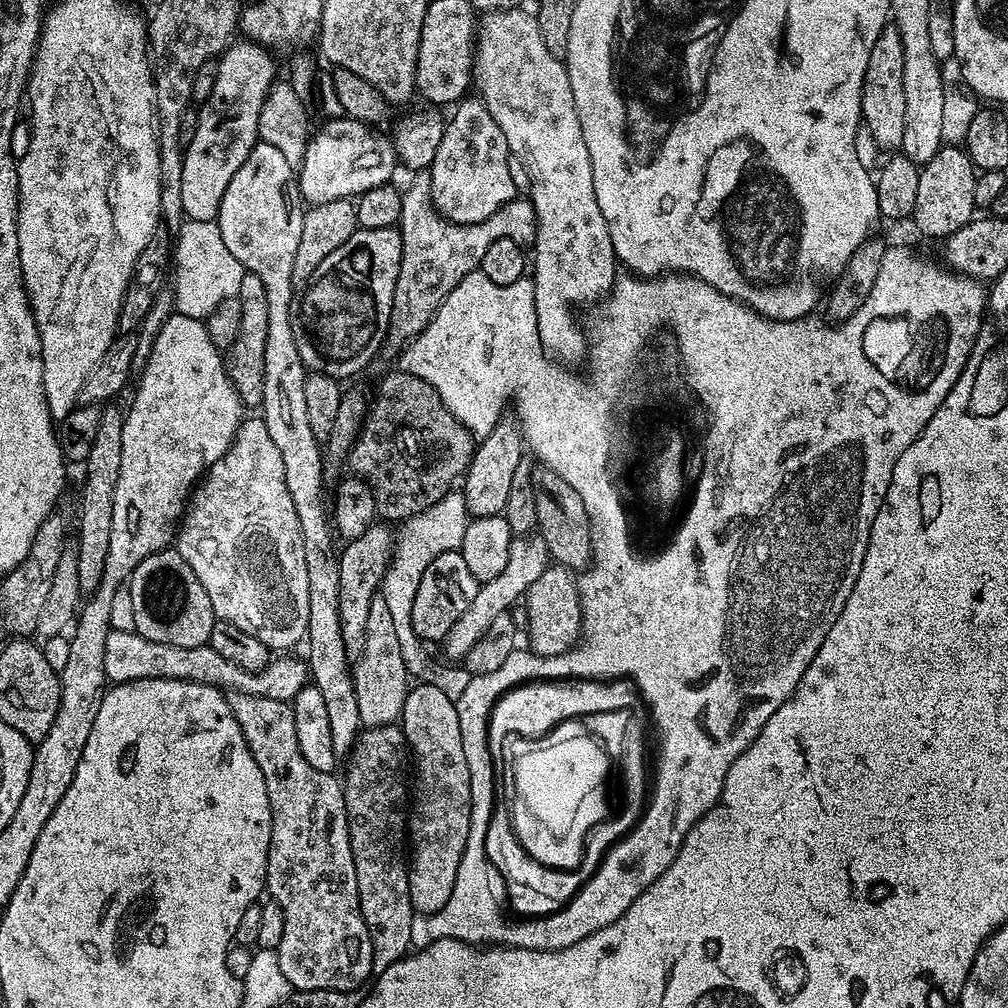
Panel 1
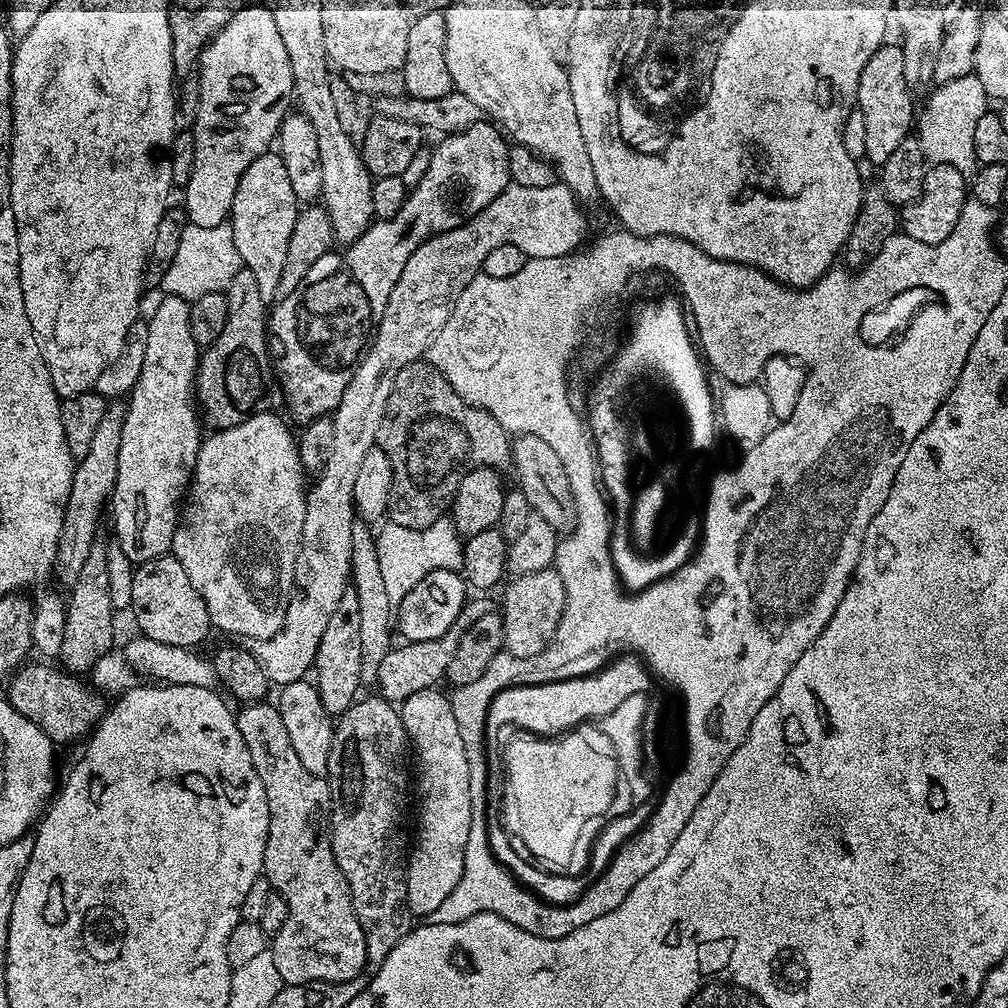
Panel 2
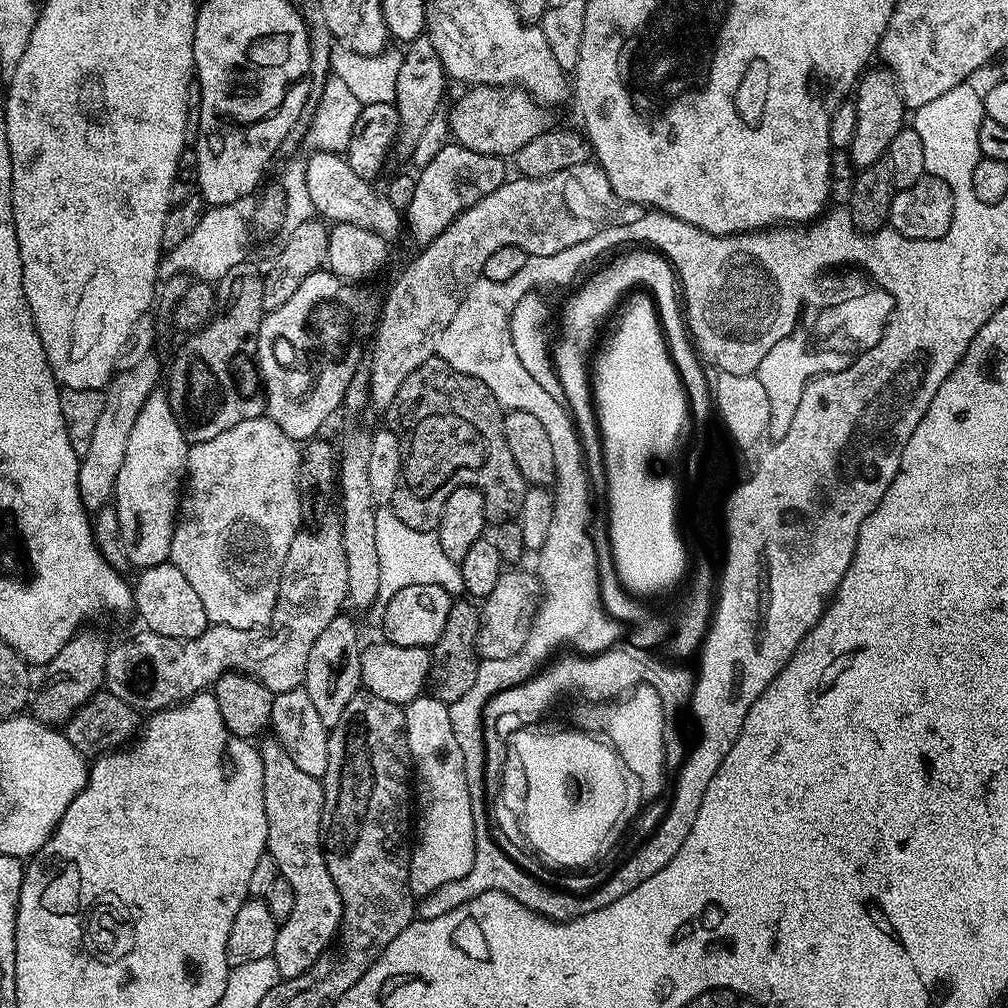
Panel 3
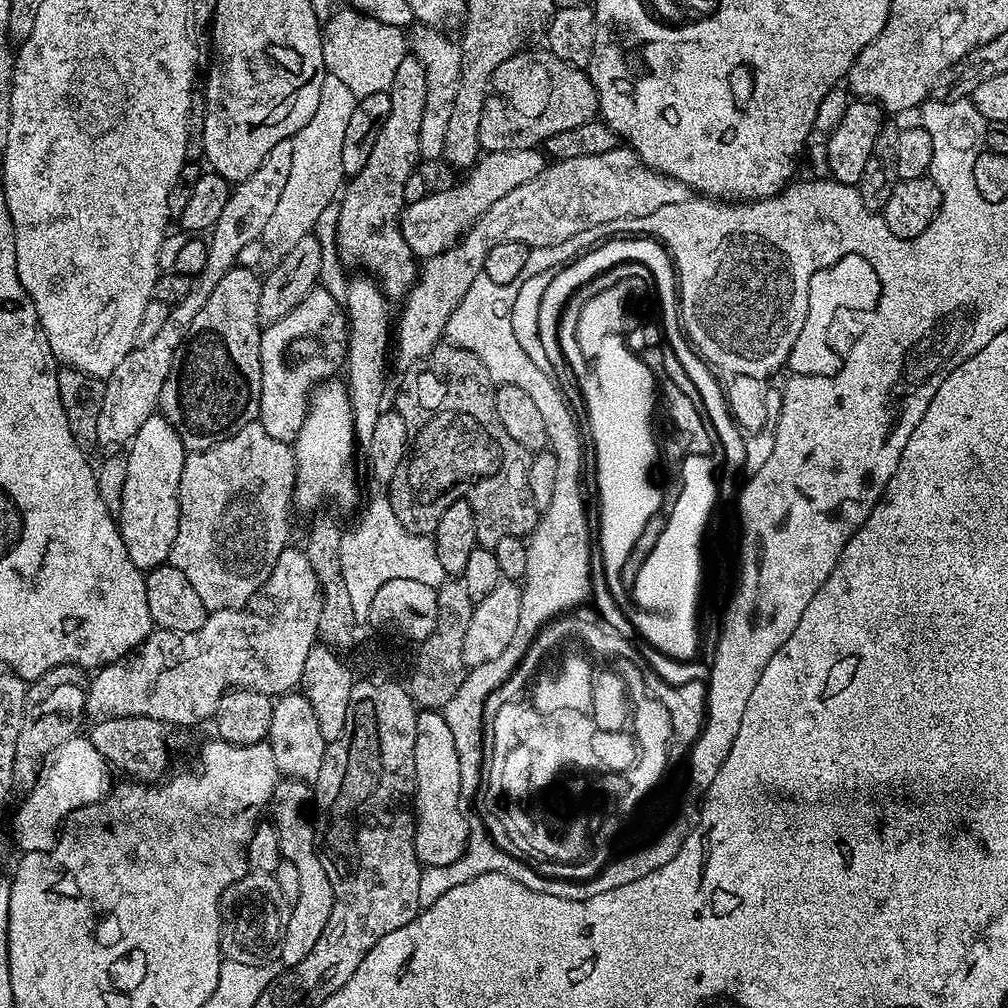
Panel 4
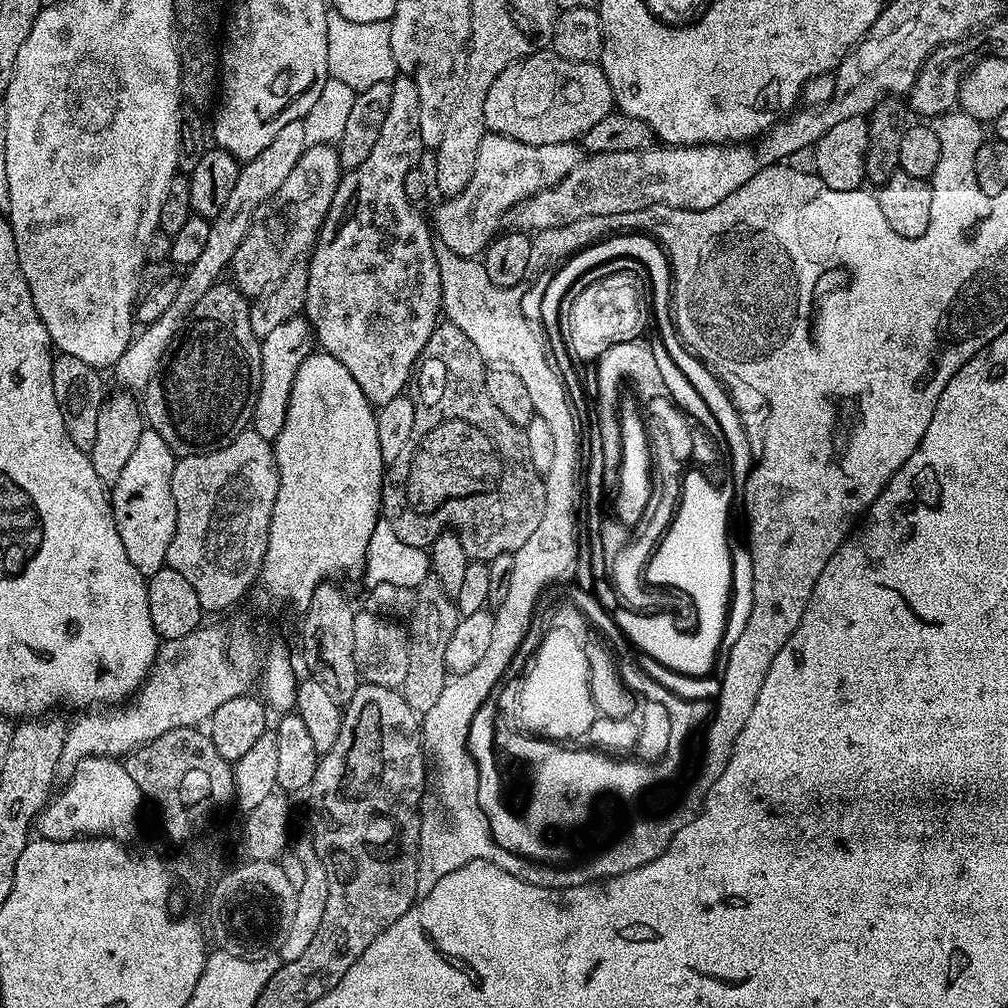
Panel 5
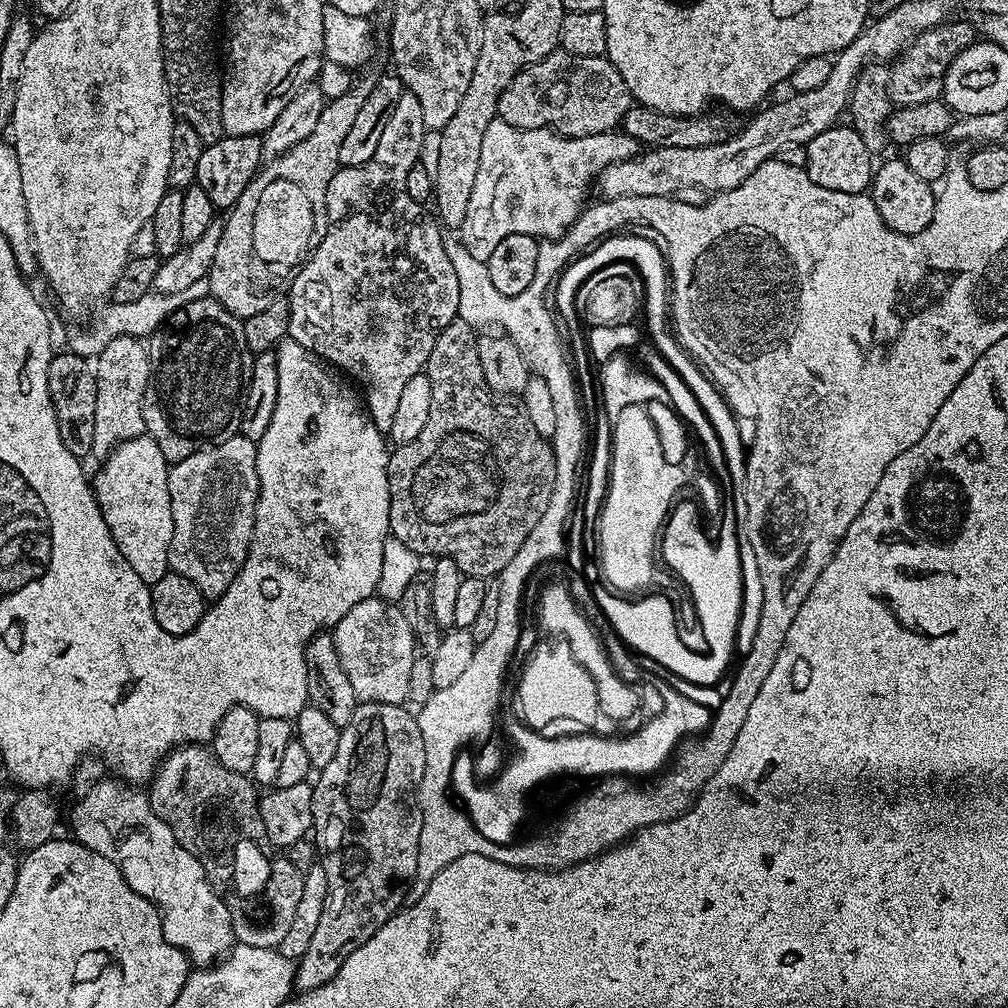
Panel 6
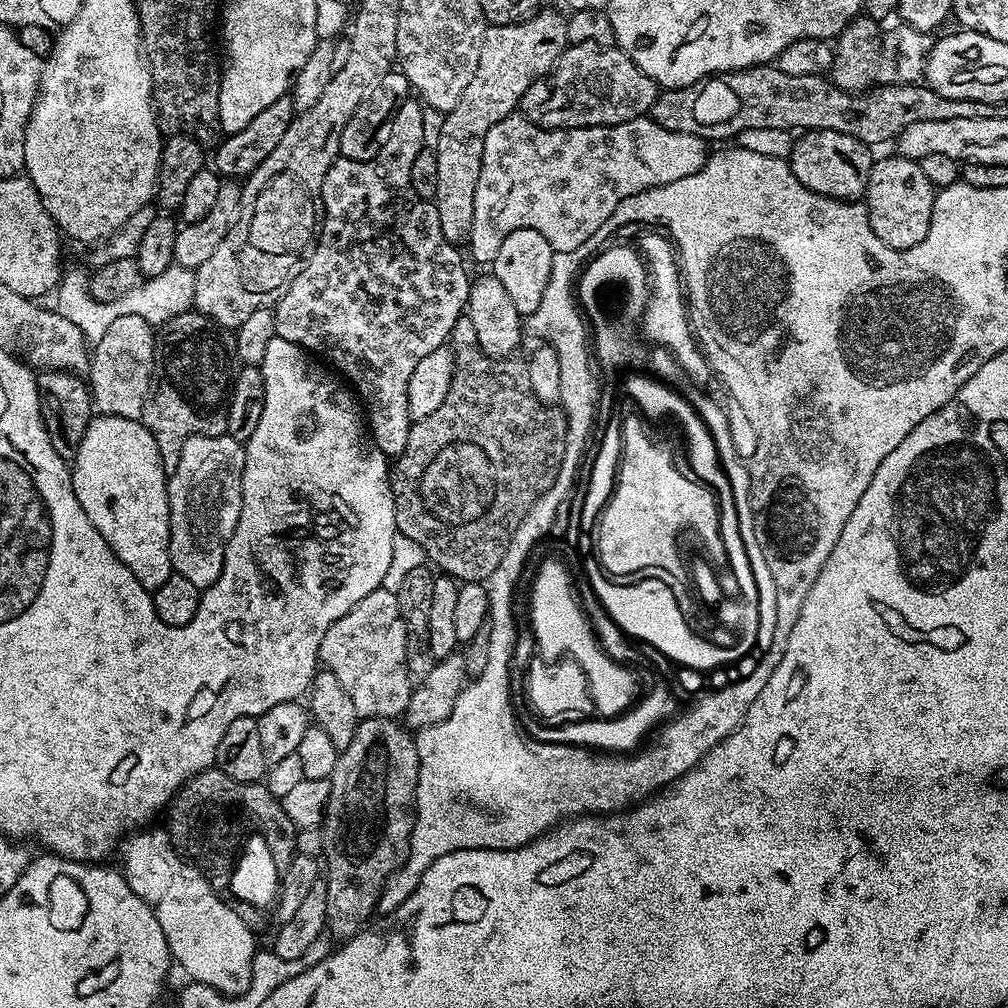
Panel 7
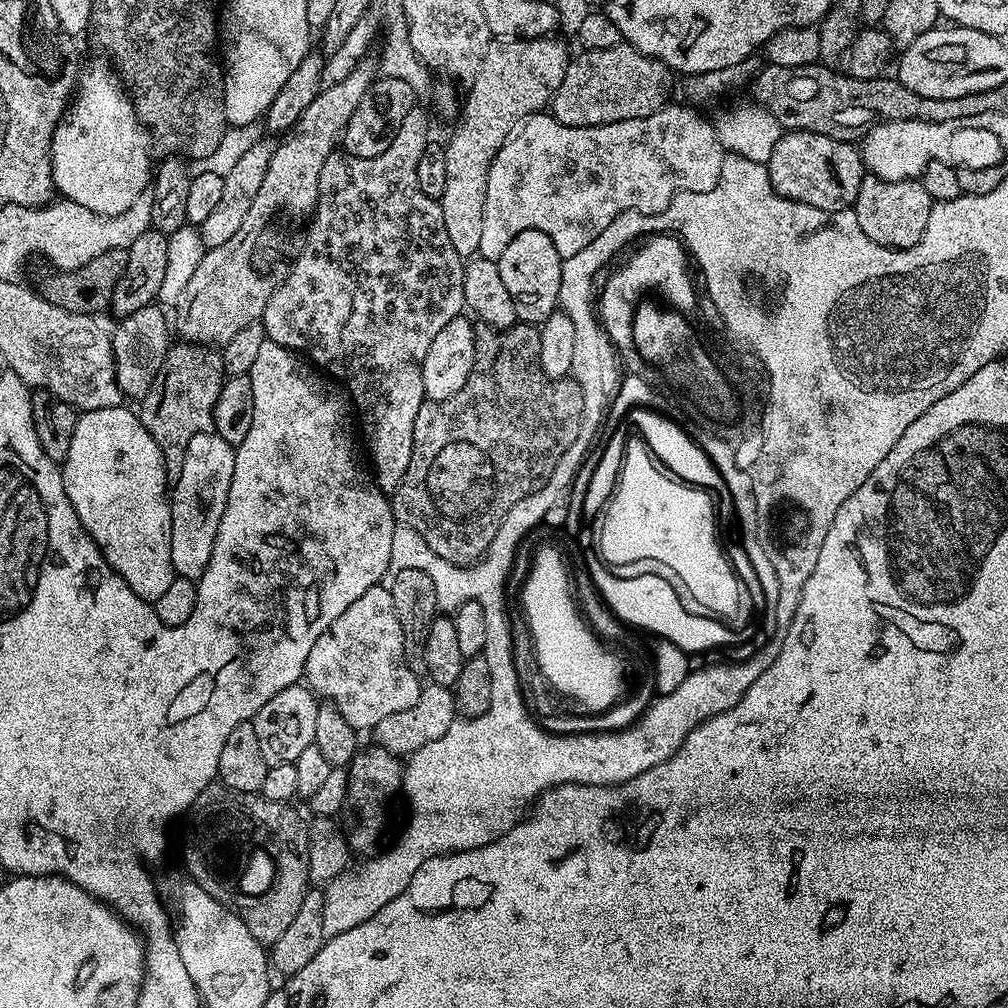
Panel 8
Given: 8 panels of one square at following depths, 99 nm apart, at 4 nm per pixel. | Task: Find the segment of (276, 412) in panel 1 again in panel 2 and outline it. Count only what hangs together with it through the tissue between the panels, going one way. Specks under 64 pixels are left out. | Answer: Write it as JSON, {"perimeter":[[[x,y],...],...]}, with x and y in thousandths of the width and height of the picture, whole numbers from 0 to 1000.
{"perimeter":[[[273,150],[261,151],[236,181],[228,215],[228,237],[236,244],[238,261],[252,272],[256,279],[256,292],[264,300],[275,297],[276,276],[280,276],[280,264],[284,264],[284,248],[288,248],[288,232],[292,232],[292,220],[296,199],[292,185],[288,185],[288,173],[284,173],[284,161]]]}

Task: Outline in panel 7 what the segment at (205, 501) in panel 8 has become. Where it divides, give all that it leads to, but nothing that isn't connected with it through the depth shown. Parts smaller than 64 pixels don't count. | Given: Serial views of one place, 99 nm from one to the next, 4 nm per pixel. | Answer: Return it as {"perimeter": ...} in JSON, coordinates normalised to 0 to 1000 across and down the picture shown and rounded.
{"perimeter":[[[193,433],[185,438],[185,442],[181,442],[181,450],[177,454],[177,462],[167,472],[167,501],[169,502],[169,558],[174,570],[185,573],[188,577],[192,577],[192,581],[196,581],[199,585],[206,583],[210,579],[216,577],[216,573],[220,569],[220,562],[222,561],[222,551],[224,550],[224,542],[228,538],[228,534],[232,530],[232,526],[236,522],[236,510],[240,510],[240,466],[242,465],[242,441],[237,440],[231,433]]]}

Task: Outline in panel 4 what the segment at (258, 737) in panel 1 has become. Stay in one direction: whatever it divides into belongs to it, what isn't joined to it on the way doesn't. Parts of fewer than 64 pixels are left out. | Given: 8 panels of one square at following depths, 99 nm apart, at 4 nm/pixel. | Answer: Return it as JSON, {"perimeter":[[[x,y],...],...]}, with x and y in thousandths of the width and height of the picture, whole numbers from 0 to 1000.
{"perimeter":[[[275,774],[268,795],[269,816],[274,818],[276,839],[281,852],[292,855],[296,863],[297,882],[296,895],[289,897],[288,915],[282,920],[280,942],[276,946],[279,957],[289,958],[300,954],[308,942],[312,942],[315,931],[319,931],[319,923],[323,923],[323,915],[327,915],[327,903],[331,903],[331,882],[327,880],[327,870],[323,868],[323,859],[317,854],[315,825],[308,809],[308,795],[312,786],[301,774]]]}

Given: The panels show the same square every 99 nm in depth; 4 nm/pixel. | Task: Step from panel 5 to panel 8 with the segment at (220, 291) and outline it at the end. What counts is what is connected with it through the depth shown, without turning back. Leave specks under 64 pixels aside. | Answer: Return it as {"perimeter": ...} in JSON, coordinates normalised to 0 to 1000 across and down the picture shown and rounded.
{"perimeter":[[[172,340],[161,359],[161,367],[157,367],[149,387],[138,398],[139,418],[141,423],[145,423],[153,438],[157,438],[157,446],[161,446],[168,481],[175,480],[177,470],[181,470],[183,447],[185,442],[188,442],[188,435],[212,426],[212,403],[216,399],[216,391],[224,373],[219,368],[219,354],[210,349],[213,348],[206,343]]]}

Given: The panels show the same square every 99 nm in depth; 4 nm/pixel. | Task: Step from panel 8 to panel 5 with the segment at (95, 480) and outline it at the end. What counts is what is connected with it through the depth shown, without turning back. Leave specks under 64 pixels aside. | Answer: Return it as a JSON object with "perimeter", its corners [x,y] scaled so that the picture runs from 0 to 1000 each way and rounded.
{"perimeter":[[[144,424],[117,478],[109,484],[111,513],[117,534],[121,534],[121,542],[125,542],[125,554],[129,554],[133,565],[140,567],[144,573],[164,563],[165,546],[169,546],[169,538],[173,534],[175,499],[171,493],[171,471],[176,455],[175,449],[165,442],[161,431]]]}

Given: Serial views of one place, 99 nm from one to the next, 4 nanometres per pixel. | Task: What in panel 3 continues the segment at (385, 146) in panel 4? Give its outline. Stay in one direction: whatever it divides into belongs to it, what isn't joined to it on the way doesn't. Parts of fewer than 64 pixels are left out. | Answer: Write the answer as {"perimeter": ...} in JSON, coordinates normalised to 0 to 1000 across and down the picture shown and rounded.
{"perimeter":[[[418,34],[413,40],[403,44],[401,57],[394,63],[393,112],[397,118],[397,130],[391,140],[392,146],[397,146],[401,157],[408,156],[415,141],[416,134],[422,128],[427,117],[438,108],[437,101],[440,97],[440,79],[442,72],[435,58],[435,50],[431,50],[431,42],[423,34]]]}

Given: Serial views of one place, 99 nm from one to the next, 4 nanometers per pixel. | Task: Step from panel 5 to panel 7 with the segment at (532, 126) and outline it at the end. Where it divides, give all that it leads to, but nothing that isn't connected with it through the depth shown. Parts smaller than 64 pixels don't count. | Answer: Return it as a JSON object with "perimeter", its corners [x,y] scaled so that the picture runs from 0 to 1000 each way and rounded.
{"perimeter":[[[569,44],[556,55],[539,79],[531,79],[518,93],[515,110],[536,127],[609,125],[643,115],[652,94],[653,84],[637,73],[616,48]]]}

